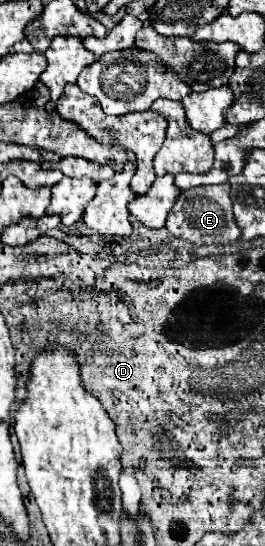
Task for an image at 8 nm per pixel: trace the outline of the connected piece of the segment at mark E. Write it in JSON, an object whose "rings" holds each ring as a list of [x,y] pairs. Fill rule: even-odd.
{"rings":[[[230,184],[218,186],[198,186],[184,190],[178,200],[174,202],[168,218],[166,228],[172,236],[192,242],[194,246],[206,244],[232,244],[240,238],[240,228],[234,222],[232,214],[232,200],[230,200]]]}

